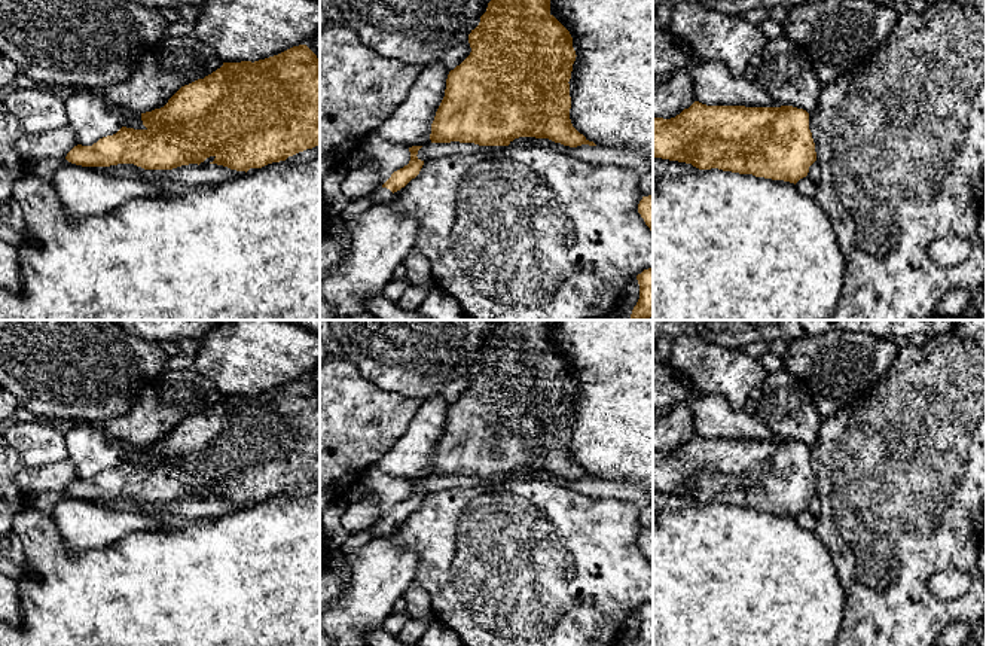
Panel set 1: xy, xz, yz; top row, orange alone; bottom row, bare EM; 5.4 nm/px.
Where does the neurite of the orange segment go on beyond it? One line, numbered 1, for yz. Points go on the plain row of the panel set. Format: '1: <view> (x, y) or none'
1: none

